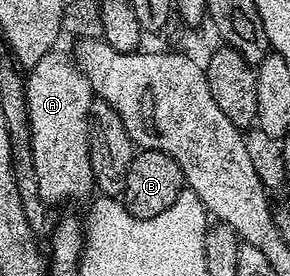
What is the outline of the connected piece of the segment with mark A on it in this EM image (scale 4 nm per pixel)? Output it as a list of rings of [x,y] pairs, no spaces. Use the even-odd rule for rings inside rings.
[[[53,49],[27,72],[24,91],[38,193],[48,205],[68,203],[71,199],[87,200],[94,191],[88,144],[94,98],[92,82],[85,77],[71,54],[63,55],[59,49]]]

